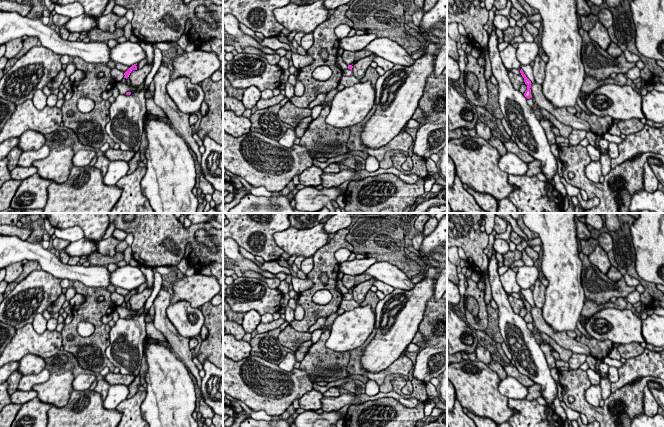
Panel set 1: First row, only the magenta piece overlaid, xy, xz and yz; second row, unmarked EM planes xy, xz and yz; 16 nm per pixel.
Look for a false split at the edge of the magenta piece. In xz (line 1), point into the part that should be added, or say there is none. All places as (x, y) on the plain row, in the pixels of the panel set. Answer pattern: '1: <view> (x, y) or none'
1: none

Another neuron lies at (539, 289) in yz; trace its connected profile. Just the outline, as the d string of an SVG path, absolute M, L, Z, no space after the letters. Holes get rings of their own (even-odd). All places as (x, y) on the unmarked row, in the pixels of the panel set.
M538 278L533 290L533 300L535 306L542 309L545 302L545 290L546 287L542 284L541 280Z

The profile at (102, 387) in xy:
M104 379L97 381L97 386L94 388L94 391L99 393L104 400L108 394L109 387L111 385L106 382Z

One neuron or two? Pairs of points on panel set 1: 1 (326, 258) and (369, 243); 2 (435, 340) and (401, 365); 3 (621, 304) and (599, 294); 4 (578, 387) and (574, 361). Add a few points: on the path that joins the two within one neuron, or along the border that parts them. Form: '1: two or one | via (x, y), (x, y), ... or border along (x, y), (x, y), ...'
1: two | border along (348, 230), (345, 239), (352, 246), (352, 251)
2: two | border along (403, 353), (413, 365)
3: two | border along (617, 297), (624, 299)
4: two | border along (578, 368), (572, 370)

